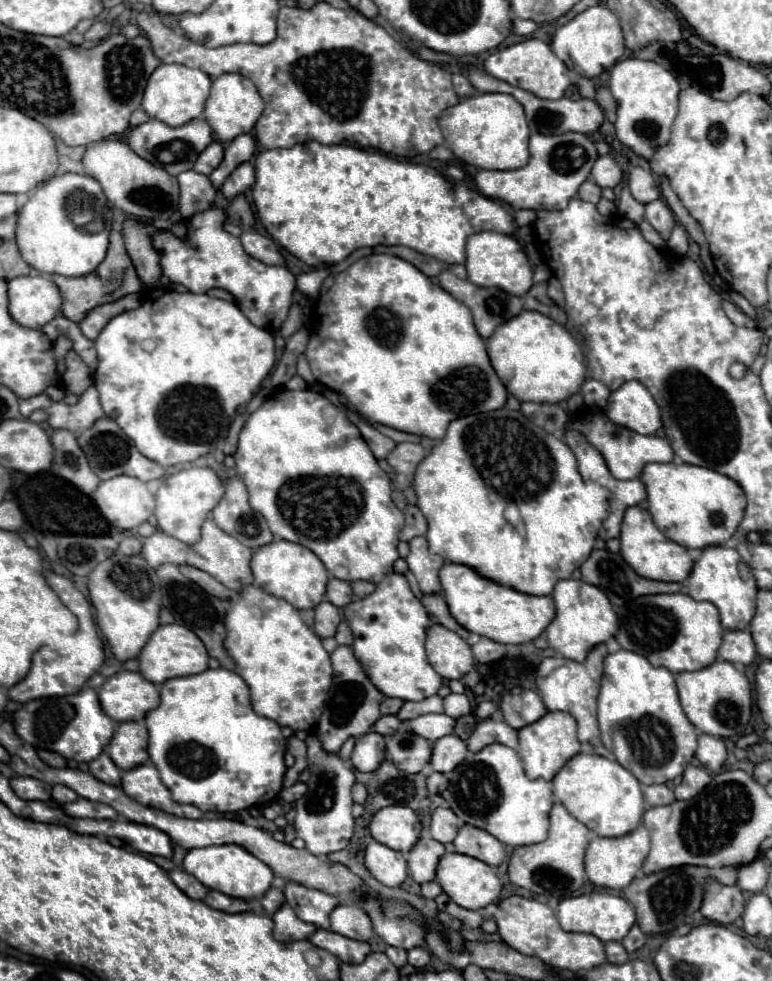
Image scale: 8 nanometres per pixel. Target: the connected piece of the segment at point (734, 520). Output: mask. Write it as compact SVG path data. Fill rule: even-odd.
M650 463L644 467L640 479L648 491L648 511L652 513L656 527L682 547L706 549L724 545L734 537L744 519L746 495L742 487L708 467L688 463Z

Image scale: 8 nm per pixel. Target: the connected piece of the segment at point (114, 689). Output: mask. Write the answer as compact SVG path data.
M120 671L106 679L98 691L102 709L114 721L142 721L148 711L158 707L158 687L140 673Z

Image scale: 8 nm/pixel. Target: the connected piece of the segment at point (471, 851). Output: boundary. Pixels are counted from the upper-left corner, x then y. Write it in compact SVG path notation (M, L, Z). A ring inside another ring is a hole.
M472 825L460 827L460 831L454 839L454 849L456 849L456 853L470 855L474 859L484 861L490 867L498 867L506 861L504 845L490 833L478 829L478 827L472 827Z

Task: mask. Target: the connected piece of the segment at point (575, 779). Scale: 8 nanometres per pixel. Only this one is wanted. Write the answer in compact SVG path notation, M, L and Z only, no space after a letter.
M578 753L562 767L562 771L558 771L558 775L552 779L552 785L554 799L596 835L628 835L642 823L642 815L646 811L642 785L618 761L610 761L600 755Z

